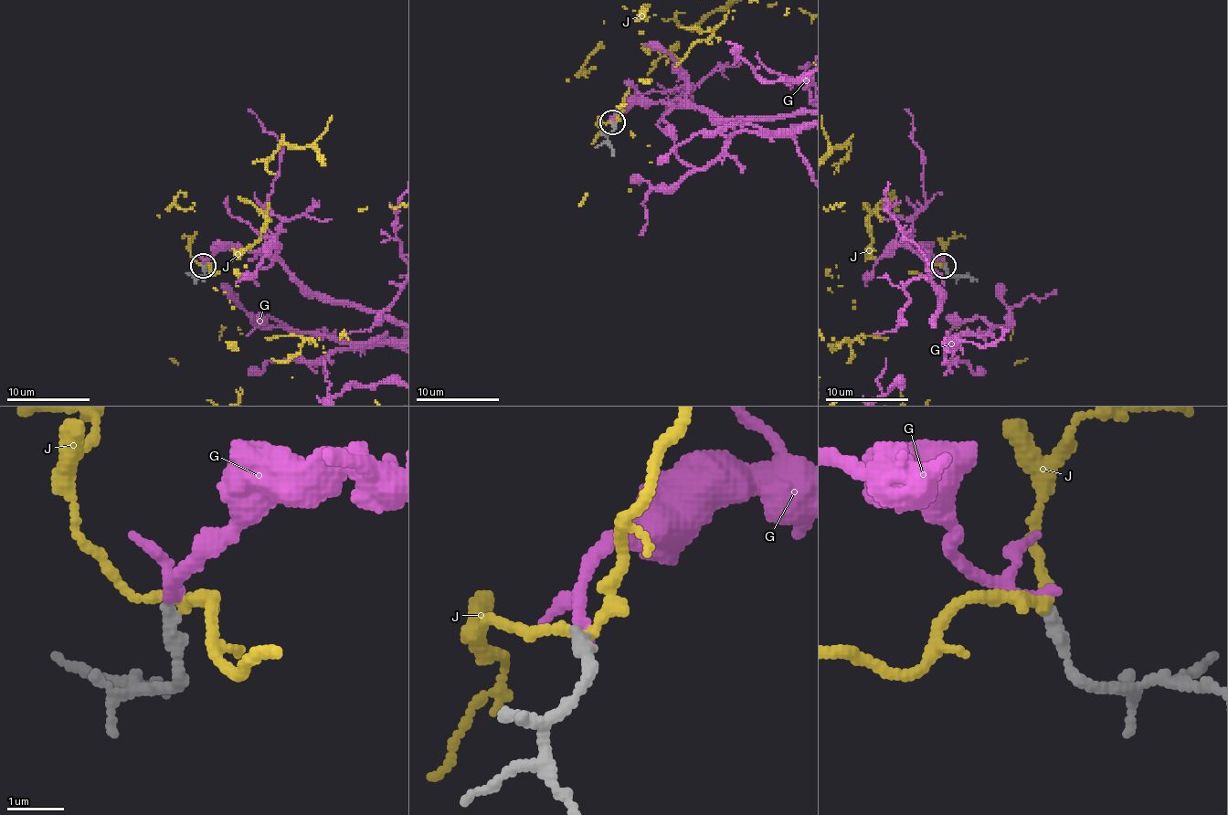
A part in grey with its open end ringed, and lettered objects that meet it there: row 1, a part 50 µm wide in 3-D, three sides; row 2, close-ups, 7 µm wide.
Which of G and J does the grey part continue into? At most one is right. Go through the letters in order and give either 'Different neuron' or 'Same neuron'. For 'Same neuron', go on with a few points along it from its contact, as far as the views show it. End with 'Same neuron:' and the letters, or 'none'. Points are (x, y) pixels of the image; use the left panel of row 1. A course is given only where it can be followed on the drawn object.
G: Same neuron
J: Different neuron
Same neuron: G

